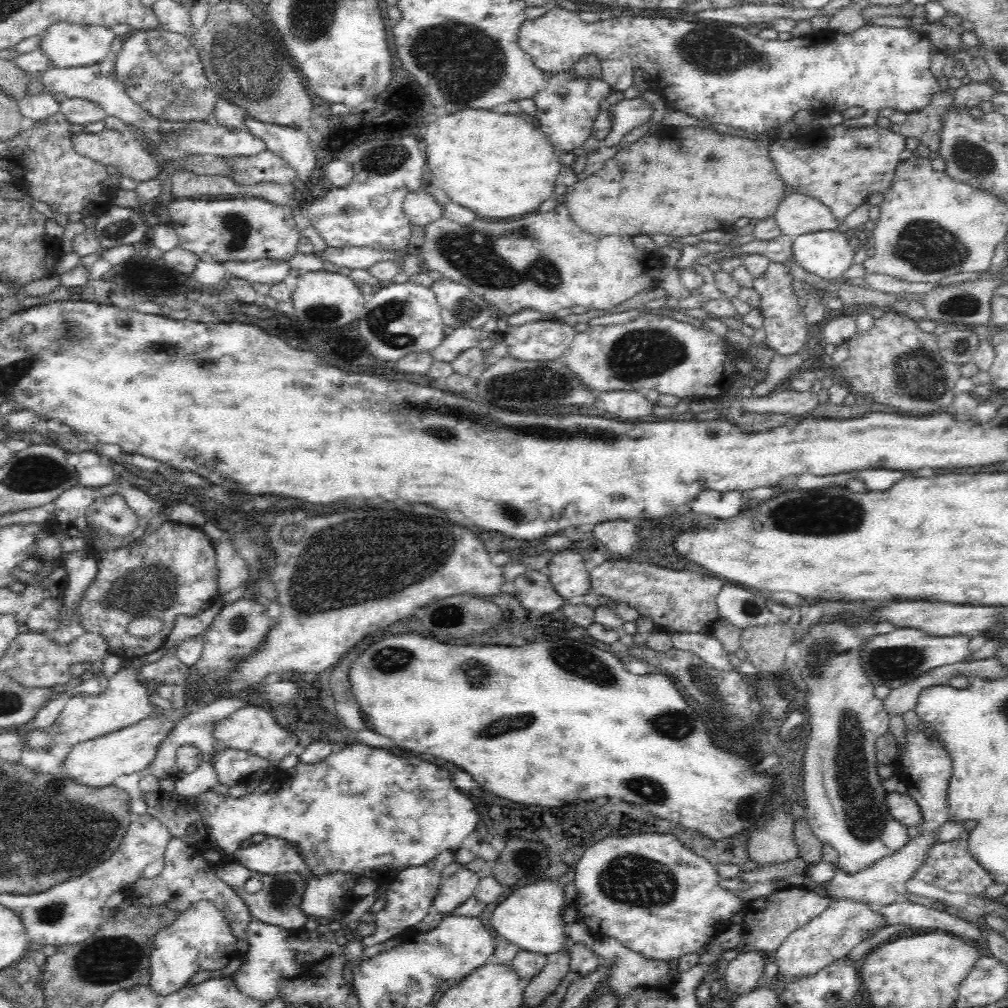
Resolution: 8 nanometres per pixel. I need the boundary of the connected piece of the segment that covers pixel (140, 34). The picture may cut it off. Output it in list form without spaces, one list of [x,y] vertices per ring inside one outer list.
[[[162,28],[134,30],[130,32],[122,44],[120,52],[113,58],[116,80],[123,84],[130,100],[150,116],[164,120],[167,124],[198,123],[206,122],[208,116],[213,113],[217,96],[212,91],[210,81],[204,73],[199,52],[189,37],[177,32],[168,32]]]

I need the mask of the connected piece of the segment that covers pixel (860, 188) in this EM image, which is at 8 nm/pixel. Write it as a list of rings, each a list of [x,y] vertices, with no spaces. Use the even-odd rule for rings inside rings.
[[[855,122],[826,126],[822,140],[812,146],[792,144],[792,138],[769,142],[768,156],[785,188],[824,205],[832,213],[837,230],[851,233],[844,219],[858,206],[884,196],[894,182],[906,138],[886,128],[857,126]]]

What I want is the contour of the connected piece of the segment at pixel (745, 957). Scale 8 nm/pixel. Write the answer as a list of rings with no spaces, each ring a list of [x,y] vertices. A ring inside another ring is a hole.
[[[756,952],[740,953],[729,962],[722,975],[723,987],[732,994],[745,995],[758,988],[764,978],[766,956]]]

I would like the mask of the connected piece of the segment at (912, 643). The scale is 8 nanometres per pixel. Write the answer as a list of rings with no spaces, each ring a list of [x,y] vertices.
[[[898,628],[886,634],[875,634],[865,637],[859,646],[860,666],[872,686],[887,686],[896,689],[921,674],[957,662],[969,660],[971,649],[968,648],[969,638],[958,636],[928,636],[913,628]]]

